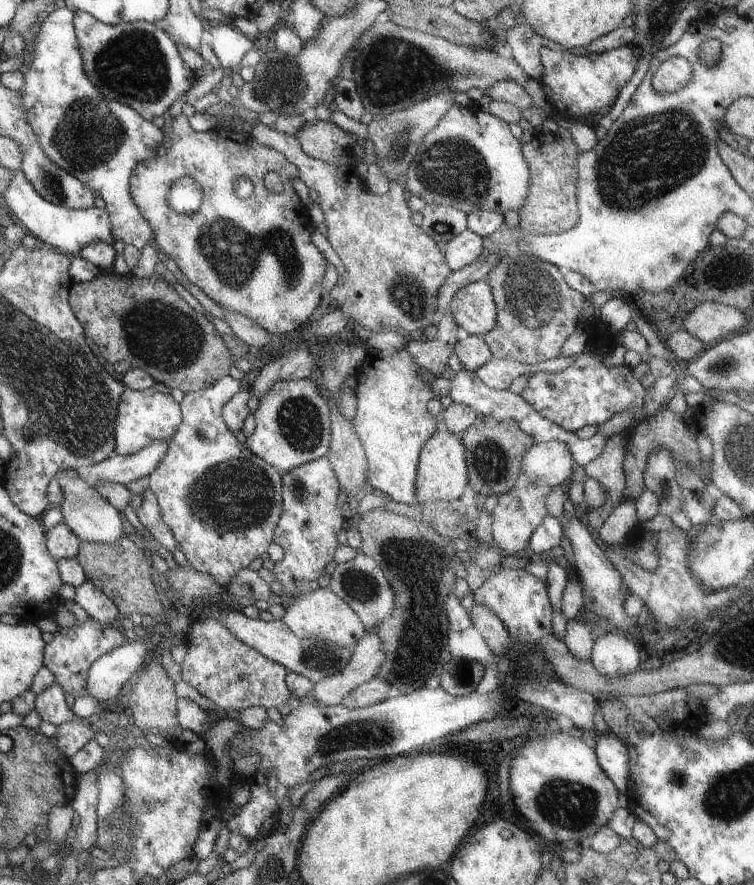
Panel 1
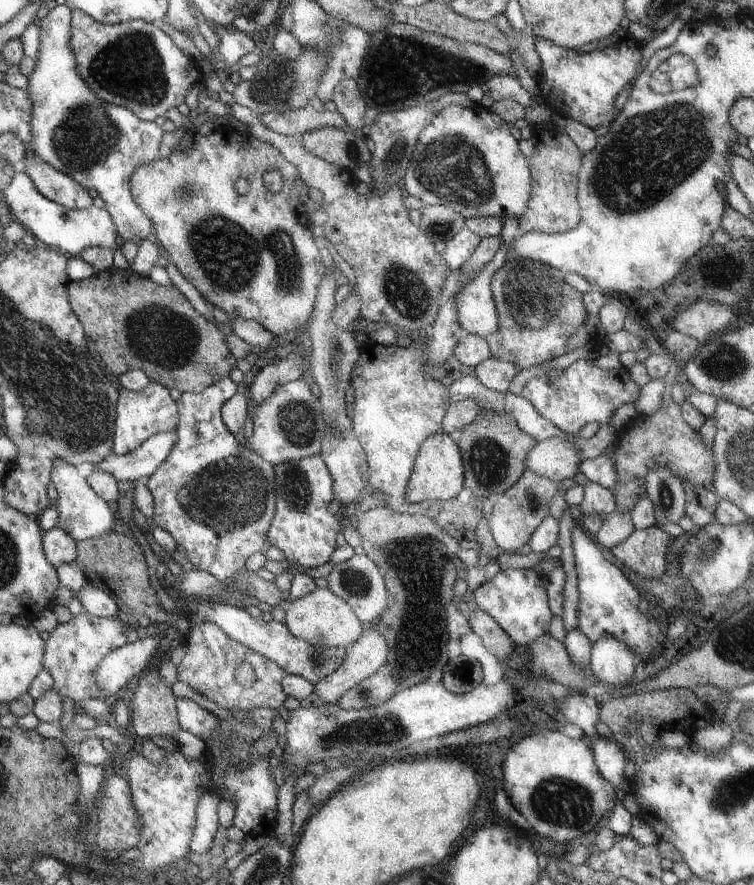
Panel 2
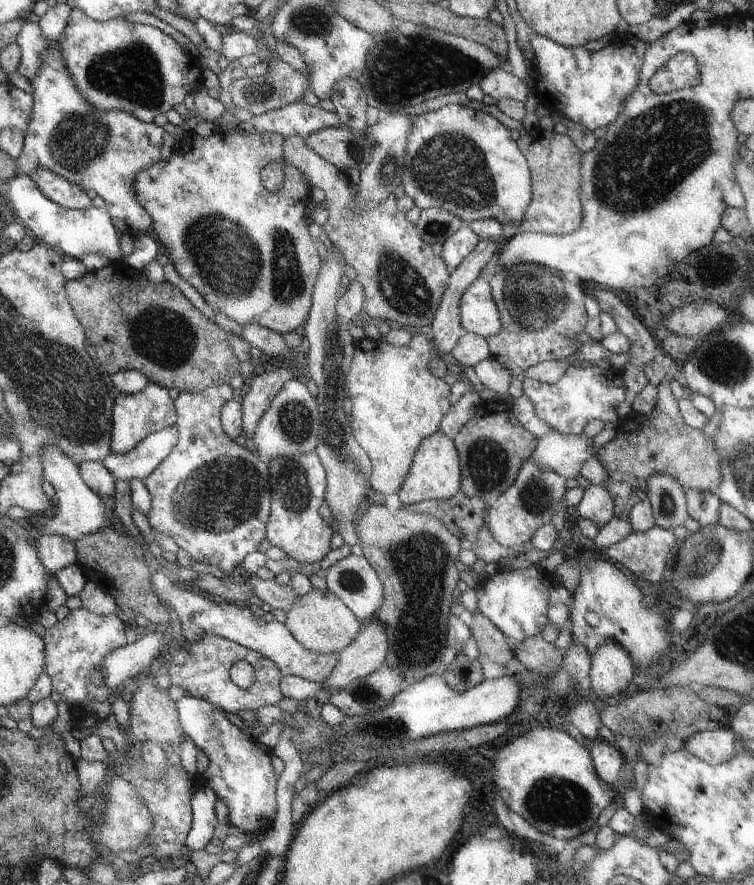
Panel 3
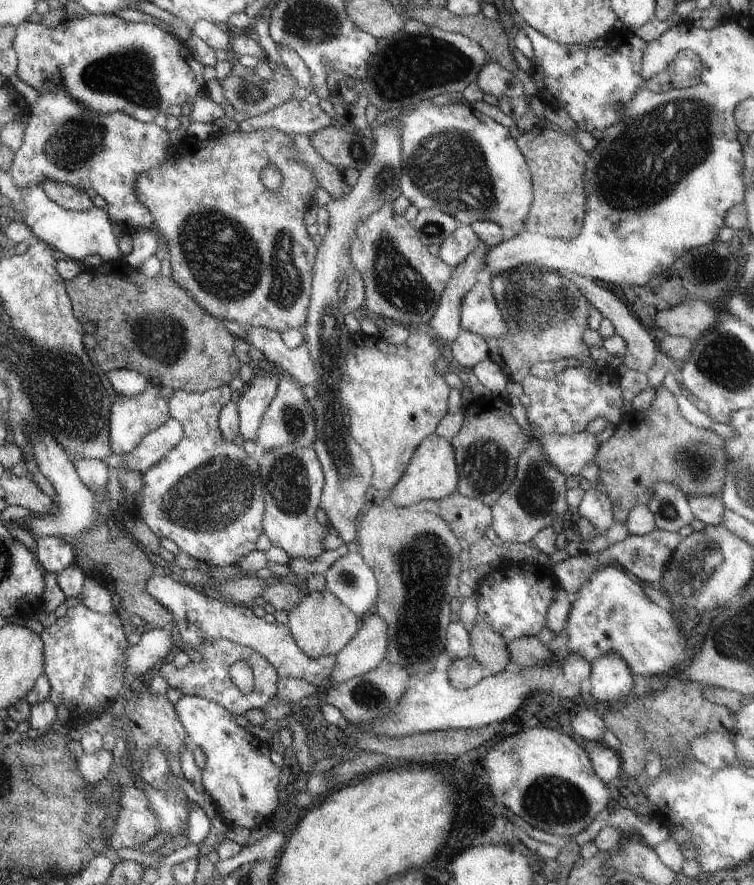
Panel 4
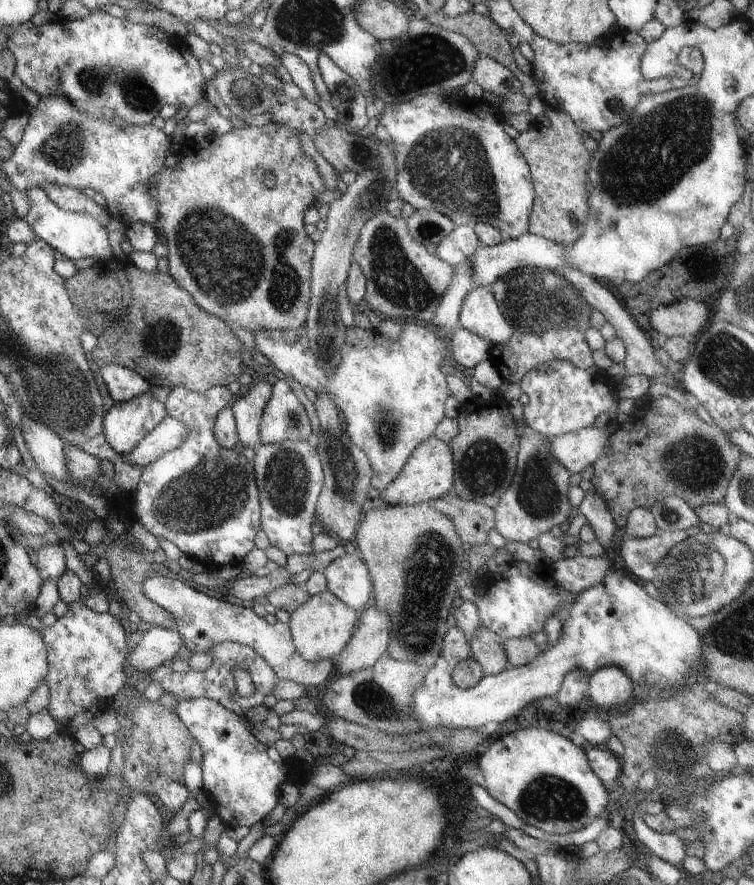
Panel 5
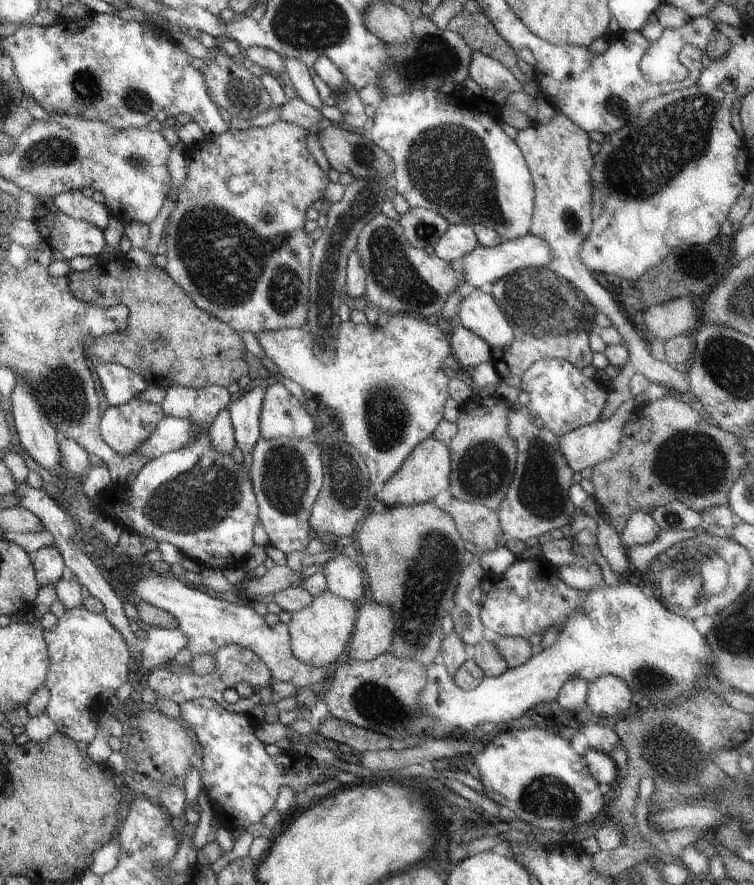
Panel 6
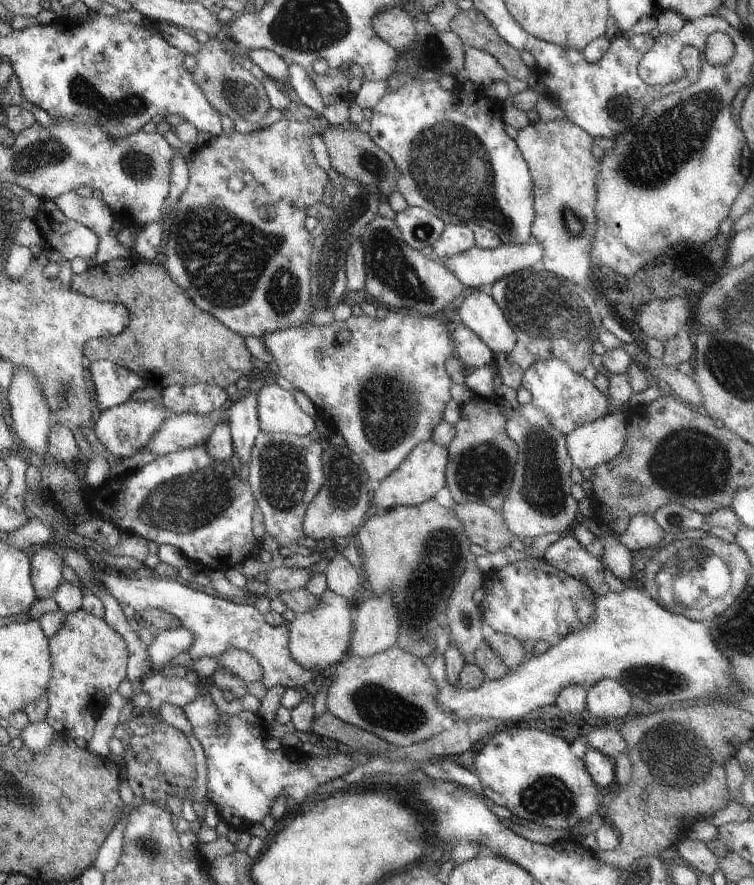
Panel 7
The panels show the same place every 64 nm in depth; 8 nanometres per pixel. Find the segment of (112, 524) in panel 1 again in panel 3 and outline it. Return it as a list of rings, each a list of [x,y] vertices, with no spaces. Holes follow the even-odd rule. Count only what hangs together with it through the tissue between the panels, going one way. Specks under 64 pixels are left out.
[[[45,448],[45,452],[41,454],[41,462],[43,462],[43,480],[47,480],[53,488],[55,488],[55,502],[53,502],[53,510],[49,520],[41,526],[37,524],[37,518],[33,518],[33,528],[37,532],[37,536],[47,534],[47,536],[63,536],[69,538],[71,542],[75,542],[77,538],[83,538],[87,534],[95,534],[101,528],[109,526],[105,514],[103,514],[103,500],[85,486],[85,482],[79,476],[79,466],[65,454],[59,452],[59,448]]]

